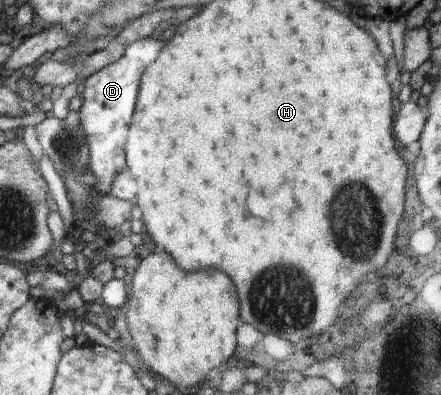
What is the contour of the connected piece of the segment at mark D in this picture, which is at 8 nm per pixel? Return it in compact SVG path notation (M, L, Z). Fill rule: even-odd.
M152 37L130 43L117 61L92 73L84 82L85 89L82 93L84 101L78 111L80 129L89 146L86 169L95 175L94 189L99 195L109 194L117 174L126 169L124 149L127 132L135 113L140 79L145 67L157 59L164 43L164 40L155 40Z

